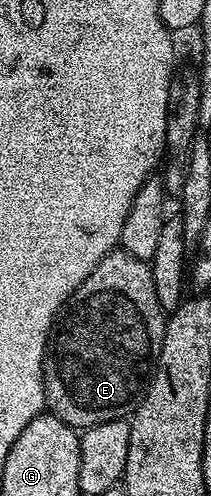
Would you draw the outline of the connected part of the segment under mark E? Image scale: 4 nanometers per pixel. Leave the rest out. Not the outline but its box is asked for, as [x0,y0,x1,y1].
[45,248,166,428]

